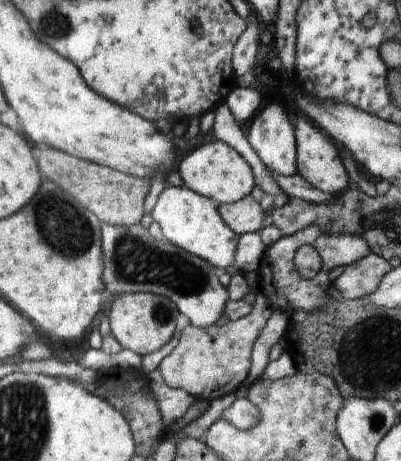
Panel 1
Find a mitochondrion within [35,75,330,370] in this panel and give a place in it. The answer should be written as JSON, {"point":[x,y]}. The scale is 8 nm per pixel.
{"point":[137,261]}

